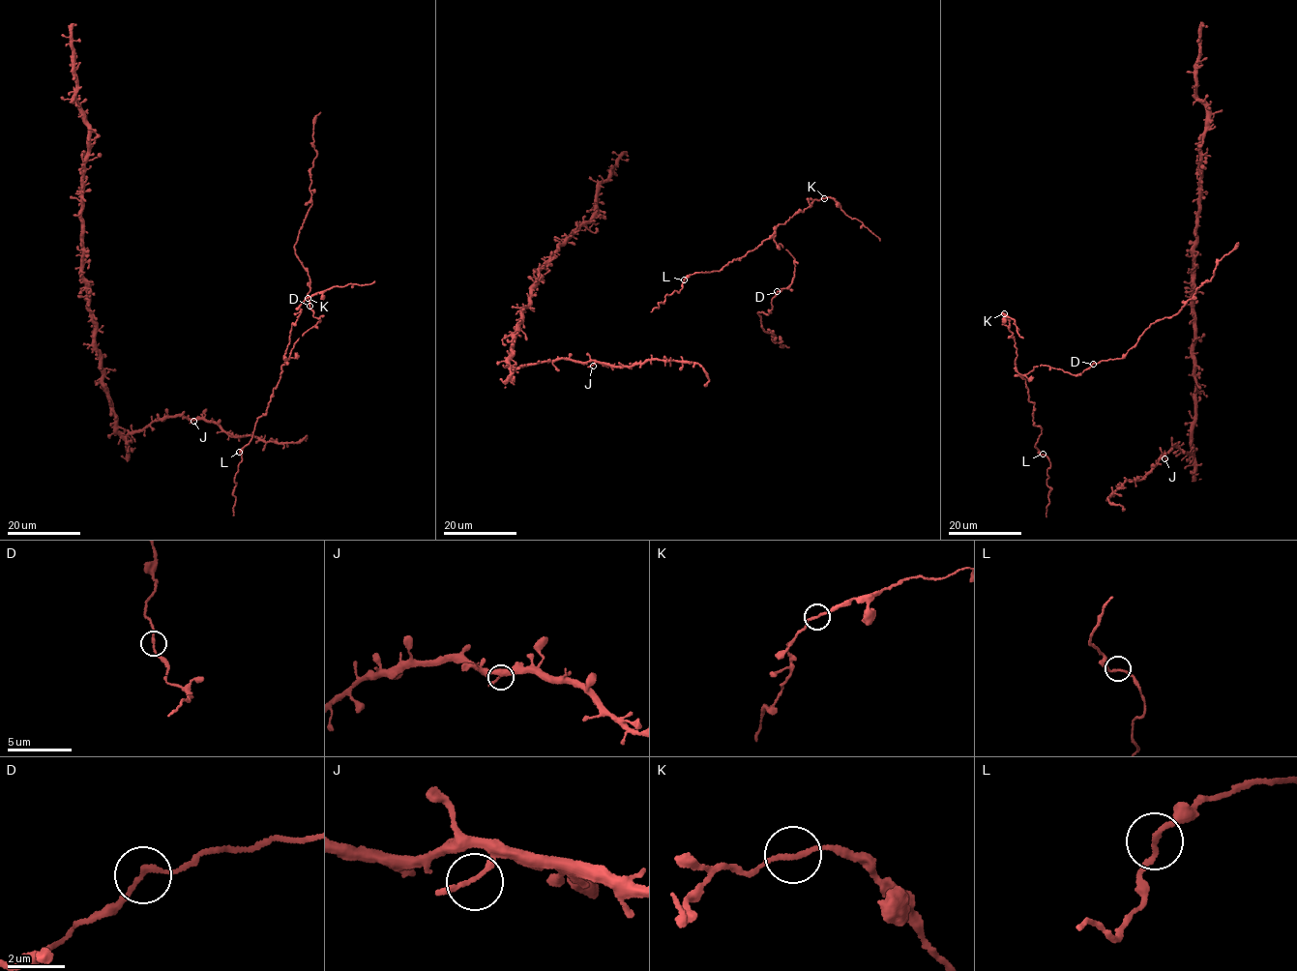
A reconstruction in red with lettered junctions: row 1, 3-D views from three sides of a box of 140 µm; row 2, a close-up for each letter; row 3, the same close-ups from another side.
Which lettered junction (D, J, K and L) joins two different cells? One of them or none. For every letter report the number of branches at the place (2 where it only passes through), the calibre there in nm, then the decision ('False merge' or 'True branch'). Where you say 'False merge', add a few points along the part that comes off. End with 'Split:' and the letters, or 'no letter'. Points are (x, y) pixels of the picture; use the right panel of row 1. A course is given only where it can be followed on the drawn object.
D: Branches: 2. Thickness 180 nm. True branch
J: Branches: 2. Thickness 160 nm. True branch
K: Branches: 2. Thickness 160 nm. True branch
L: Branches: 2. Thickness 170 nm. True branch
Split: no letter

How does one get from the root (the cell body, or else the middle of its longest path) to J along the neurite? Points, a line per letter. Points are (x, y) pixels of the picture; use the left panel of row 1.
J: (240, 436), (221, 431), (216, 423), (196, 418), (193, 421)

